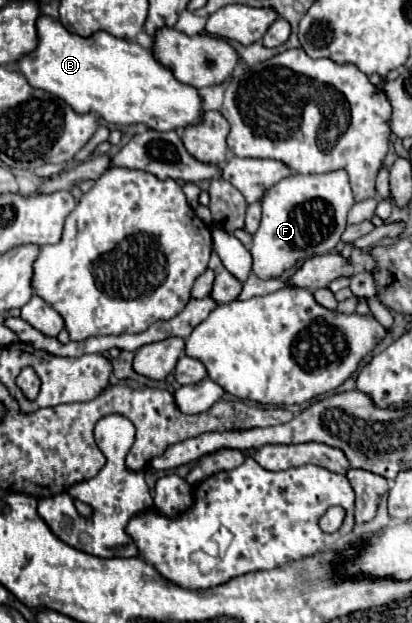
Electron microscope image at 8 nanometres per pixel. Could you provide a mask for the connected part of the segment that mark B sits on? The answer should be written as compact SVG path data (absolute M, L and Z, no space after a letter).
M38 16L36 32L38 46L34 52L22 56L16 62L18 72L22 72L30 86L58 96L68 106L72 106L74 112L100 114L110 124L146 124L152 130L176 130L190 124L198 124L202 120L202 100L196 88L178 82L168 68L156 62L150 50L134 42L114 38L108 32L94 32L88 38L72 34L60 24L60 20L54 20L52 16Z

